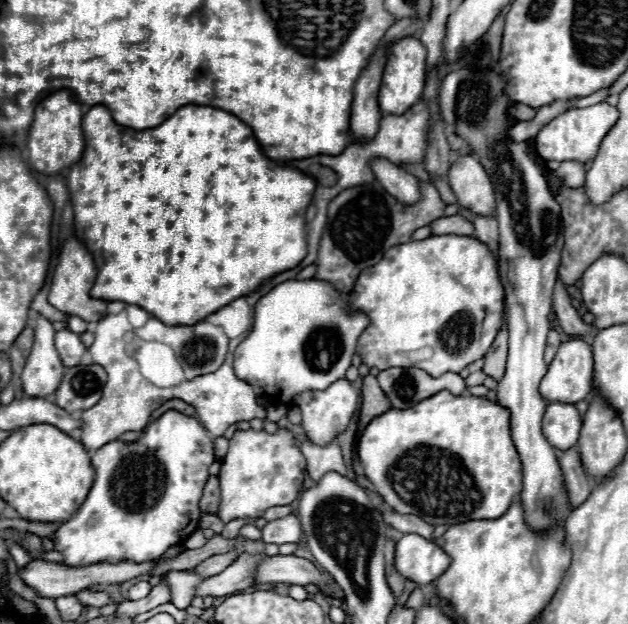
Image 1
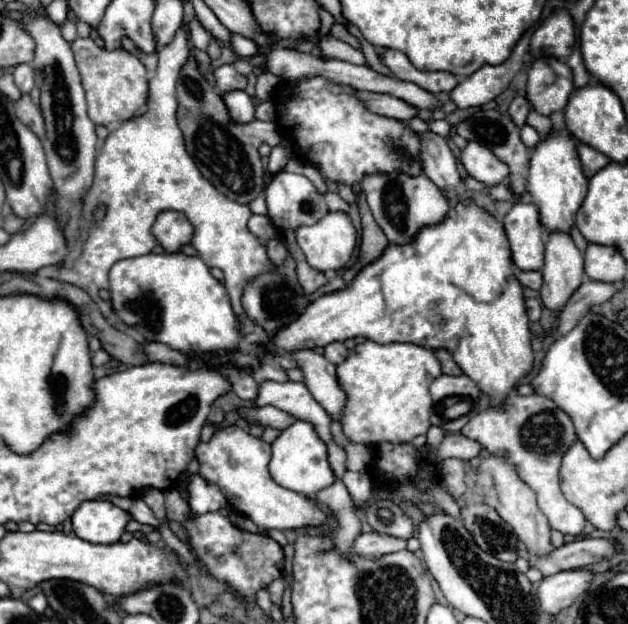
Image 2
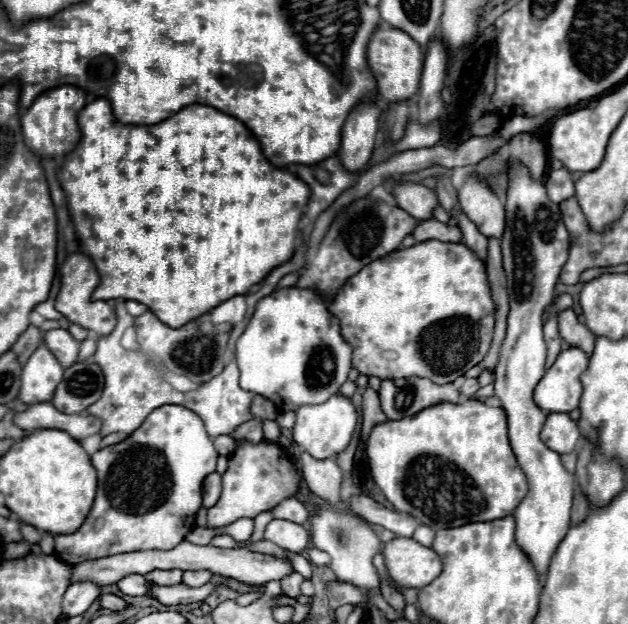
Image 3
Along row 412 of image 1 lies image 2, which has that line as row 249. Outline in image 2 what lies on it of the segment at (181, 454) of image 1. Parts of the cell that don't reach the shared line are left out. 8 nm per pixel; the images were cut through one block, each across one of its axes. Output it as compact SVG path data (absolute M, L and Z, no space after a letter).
M164 210L156 218L152 234L166 254L176 254L180 252L182 246L192 242L194 228L190 226L190 220L184 214L178 214L174 210Z

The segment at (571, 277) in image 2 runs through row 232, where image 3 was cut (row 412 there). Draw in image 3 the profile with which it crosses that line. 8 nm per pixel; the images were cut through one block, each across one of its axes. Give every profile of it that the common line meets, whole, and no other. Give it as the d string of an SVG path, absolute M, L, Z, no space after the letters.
M550 412L542 428L542 440L548 448L560 454L572 452L580 440L580 430L576 420L572 420L570 414L566 412Z

